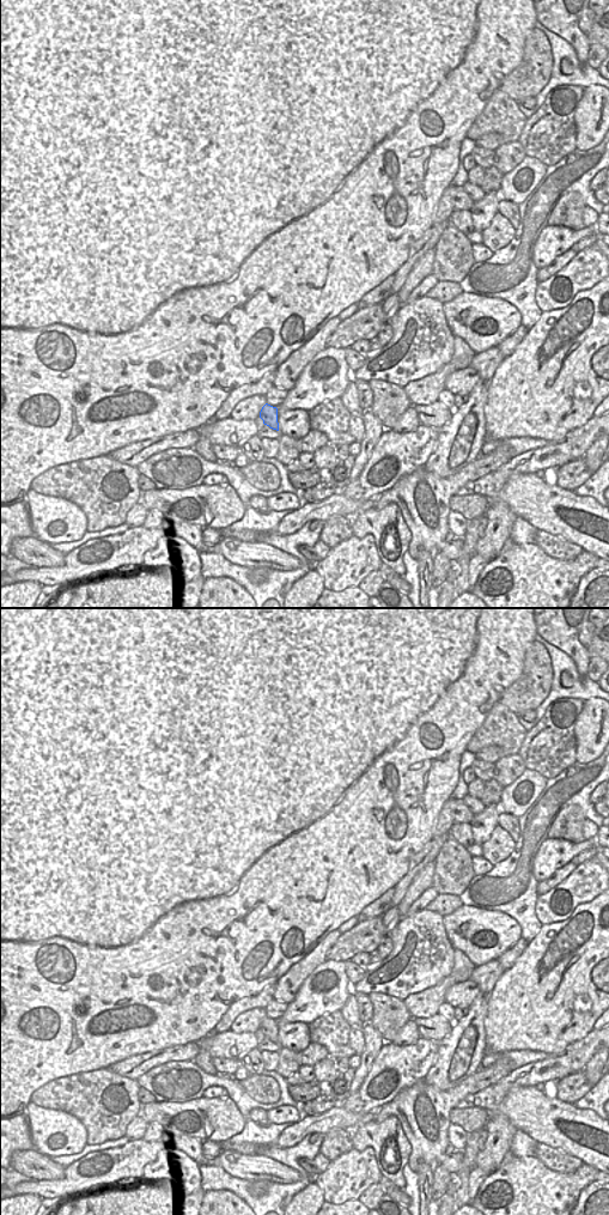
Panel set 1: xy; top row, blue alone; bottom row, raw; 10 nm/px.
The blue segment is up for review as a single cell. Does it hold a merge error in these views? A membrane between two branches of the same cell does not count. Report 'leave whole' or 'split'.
leave whole

